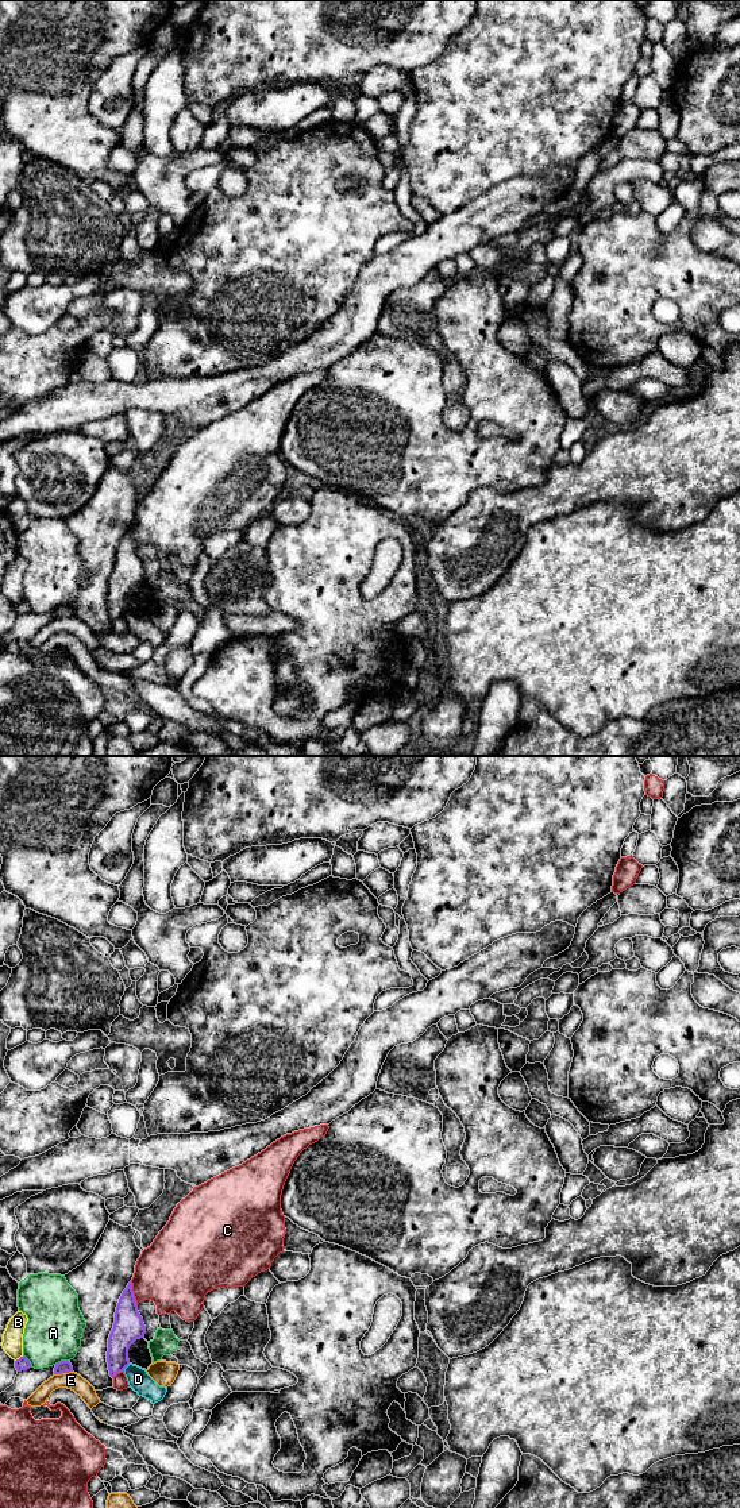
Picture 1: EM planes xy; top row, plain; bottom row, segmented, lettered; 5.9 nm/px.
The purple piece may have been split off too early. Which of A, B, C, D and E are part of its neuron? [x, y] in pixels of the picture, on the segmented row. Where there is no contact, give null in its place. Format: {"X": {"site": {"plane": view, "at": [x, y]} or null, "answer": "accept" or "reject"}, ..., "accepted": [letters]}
{"A": {"site": {"plane": "xy", "at": [61, 1361]}, "answer": "reject"}, "B": {"site": {"plane": "xy", "at": [19, 1358]}, "answer": "reject"}, "C": {"site": {"plane": "xy", "at": [133, 1294]}, "answer": "reject"}, "D": {"site": {"plane": "xy", "at": [126, 1366]}, "answer": "reject"}, "E": {"site": {"plane": "xy", "at": [62, 1372]}, "answer": "reject"}, "accepted": []}

